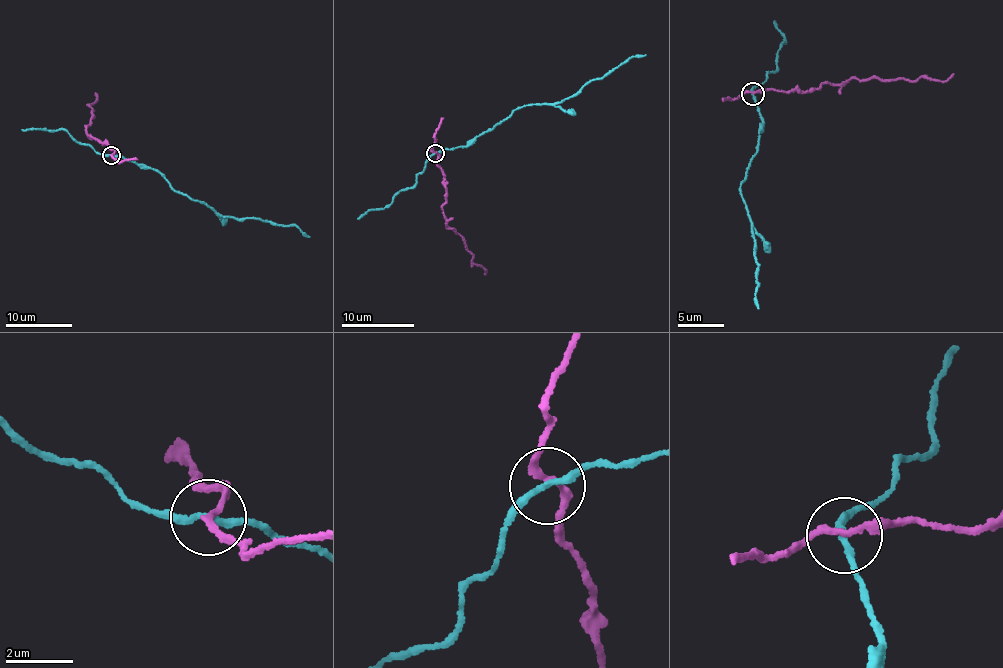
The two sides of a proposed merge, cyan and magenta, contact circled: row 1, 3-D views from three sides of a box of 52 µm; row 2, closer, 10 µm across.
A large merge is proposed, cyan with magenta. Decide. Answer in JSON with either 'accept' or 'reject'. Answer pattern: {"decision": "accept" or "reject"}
{"decision": "reject"}

